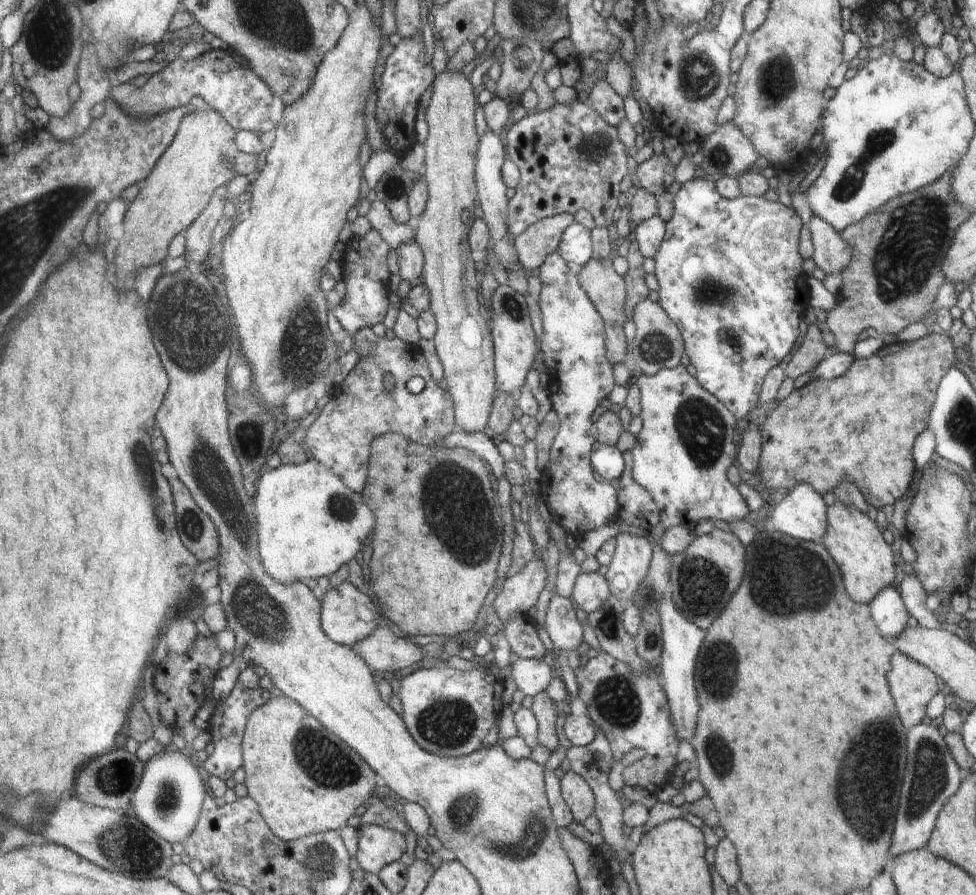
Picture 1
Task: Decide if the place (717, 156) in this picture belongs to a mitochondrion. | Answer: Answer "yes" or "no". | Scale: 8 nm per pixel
yes

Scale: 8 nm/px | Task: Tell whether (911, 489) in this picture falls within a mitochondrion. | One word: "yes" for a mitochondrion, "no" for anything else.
no

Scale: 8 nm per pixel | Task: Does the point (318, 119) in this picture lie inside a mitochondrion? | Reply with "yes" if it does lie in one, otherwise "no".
no

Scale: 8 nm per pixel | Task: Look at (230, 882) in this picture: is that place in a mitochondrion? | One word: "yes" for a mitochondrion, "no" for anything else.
no

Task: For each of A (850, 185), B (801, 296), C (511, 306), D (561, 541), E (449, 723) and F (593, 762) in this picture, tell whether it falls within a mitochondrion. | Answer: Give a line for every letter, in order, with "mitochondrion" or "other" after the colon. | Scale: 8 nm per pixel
A: mitochondrion
B: other
C: mitochondrion
D: other
E: mitochondrion
F: other

